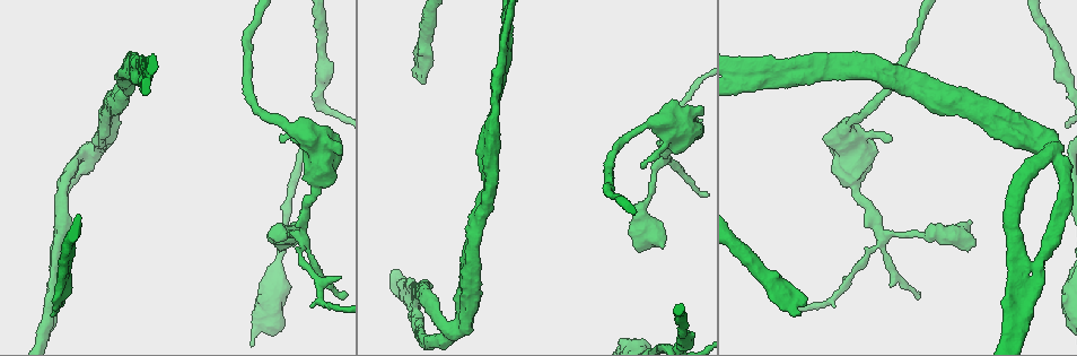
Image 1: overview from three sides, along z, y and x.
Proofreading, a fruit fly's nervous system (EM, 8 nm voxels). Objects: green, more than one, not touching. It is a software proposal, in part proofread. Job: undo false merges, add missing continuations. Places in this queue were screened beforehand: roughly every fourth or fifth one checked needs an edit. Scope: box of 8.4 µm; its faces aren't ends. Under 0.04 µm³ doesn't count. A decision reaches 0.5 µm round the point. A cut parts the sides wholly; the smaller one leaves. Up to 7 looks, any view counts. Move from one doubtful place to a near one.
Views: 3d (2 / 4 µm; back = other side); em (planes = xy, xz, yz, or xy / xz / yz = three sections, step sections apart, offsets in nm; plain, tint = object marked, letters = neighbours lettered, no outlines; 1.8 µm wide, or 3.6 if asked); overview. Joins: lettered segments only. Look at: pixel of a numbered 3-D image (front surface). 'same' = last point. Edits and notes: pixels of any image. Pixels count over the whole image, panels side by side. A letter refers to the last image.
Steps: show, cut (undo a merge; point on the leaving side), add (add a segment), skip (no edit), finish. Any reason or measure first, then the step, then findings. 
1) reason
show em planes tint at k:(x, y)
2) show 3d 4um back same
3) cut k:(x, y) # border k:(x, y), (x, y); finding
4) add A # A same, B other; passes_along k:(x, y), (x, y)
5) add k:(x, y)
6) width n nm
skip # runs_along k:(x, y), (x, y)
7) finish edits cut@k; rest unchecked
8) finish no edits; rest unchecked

arms part here
show em yz step 16 plain at 1:(1016, 281)

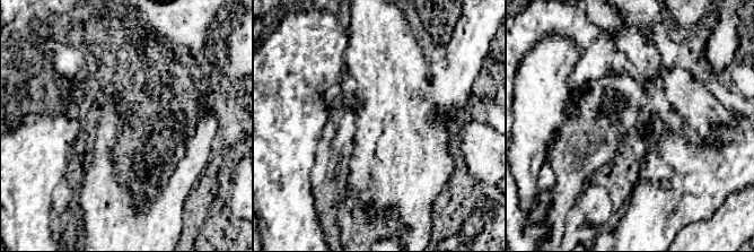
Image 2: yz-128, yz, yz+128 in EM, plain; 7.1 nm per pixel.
show em yz step 16 letters same

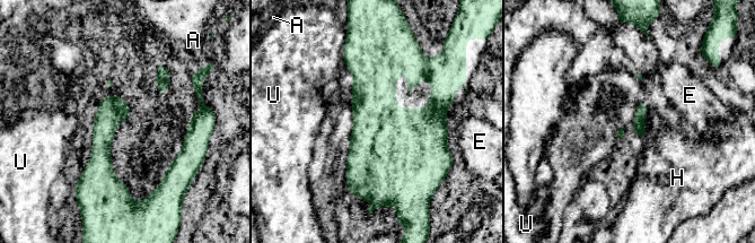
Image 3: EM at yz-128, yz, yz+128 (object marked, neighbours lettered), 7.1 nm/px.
longest_contact H 240 nm
skip # A other, E other, H other, U other; border 3:(650, 109), (644, 115), (642, 139); all the same cell

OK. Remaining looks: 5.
thin neck
show 3d 4um at 1:(881, 232)

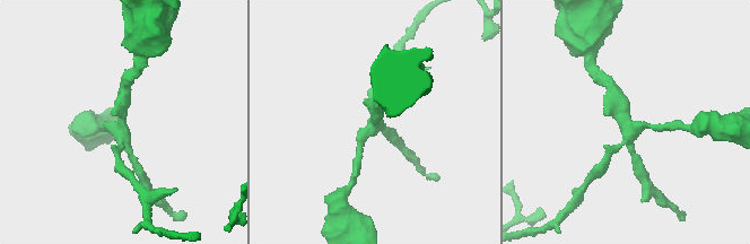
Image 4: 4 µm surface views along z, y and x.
show em xy step 16 letters at 4:(124, 125)

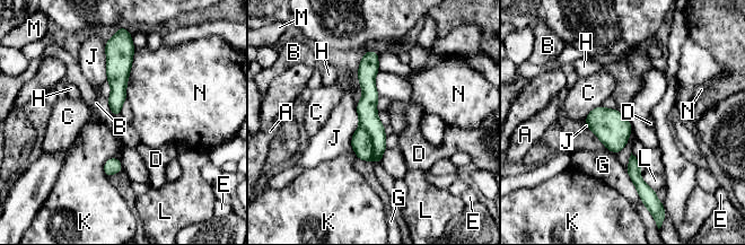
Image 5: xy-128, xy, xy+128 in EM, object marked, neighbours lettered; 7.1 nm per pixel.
cut 5:(361, 141) # A other, B other, C other, D other, E other, G other, H other, J other, K other, L other, M other, N other; border 5:(360, 125), (370, 137), (371, 159); a second cell is stuck on

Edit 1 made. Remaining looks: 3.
finish edits cut@5; rest unchecked

